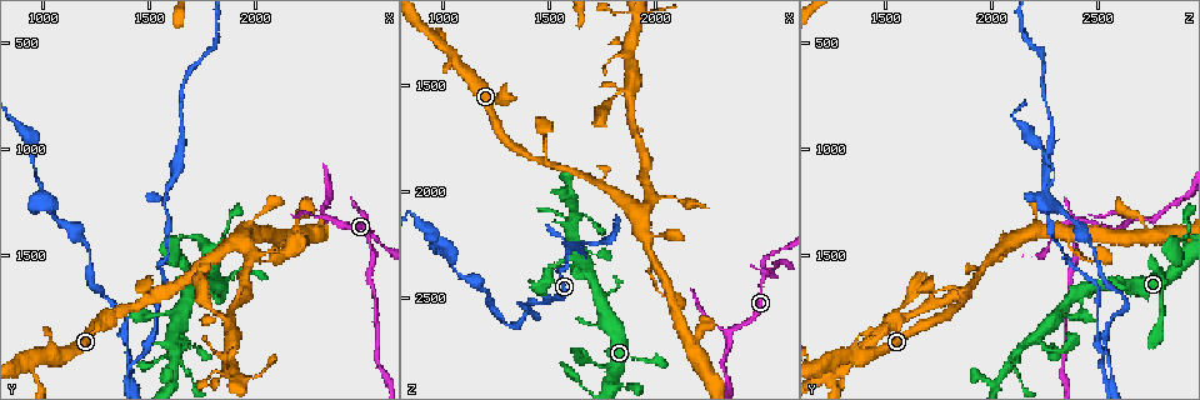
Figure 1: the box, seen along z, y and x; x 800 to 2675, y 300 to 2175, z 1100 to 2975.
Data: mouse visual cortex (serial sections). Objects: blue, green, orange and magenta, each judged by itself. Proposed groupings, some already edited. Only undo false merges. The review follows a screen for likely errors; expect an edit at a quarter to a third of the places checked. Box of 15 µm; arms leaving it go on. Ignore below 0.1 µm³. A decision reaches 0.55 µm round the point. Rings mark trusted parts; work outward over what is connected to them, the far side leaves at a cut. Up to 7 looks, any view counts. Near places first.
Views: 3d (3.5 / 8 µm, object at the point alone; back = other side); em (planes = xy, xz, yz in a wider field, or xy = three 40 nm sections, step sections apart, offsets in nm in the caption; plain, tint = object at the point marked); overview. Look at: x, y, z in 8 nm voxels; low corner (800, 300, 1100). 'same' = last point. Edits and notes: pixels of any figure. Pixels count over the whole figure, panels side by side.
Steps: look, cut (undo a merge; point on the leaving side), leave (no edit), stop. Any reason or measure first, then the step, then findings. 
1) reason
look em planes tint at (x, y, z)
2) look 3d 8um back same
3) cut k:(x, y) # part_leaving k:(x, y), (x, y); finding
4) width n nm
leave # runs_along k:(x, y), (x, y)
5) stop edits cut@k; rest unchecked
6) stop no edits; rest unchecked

three arms meet
look 3d 3.5um at (2500, 1340, 2390)

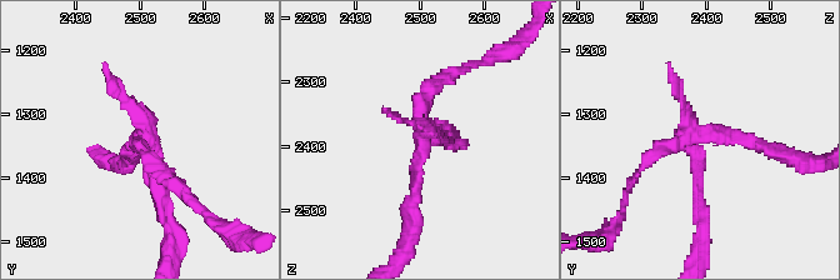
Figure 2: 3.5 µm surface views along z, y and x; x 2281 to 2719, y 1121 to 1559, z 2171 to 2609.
now the EM
look em planes tint at (2510, 1340, 2385)

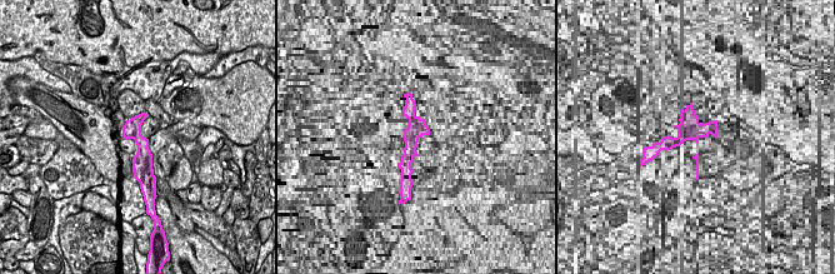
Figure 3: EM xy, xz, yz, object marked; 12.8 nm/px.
cut 2:(155, 189) # part_leaving 2:(695, 148), (701, 259); a second cell is stuck on

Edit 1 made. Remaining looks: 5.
look overview

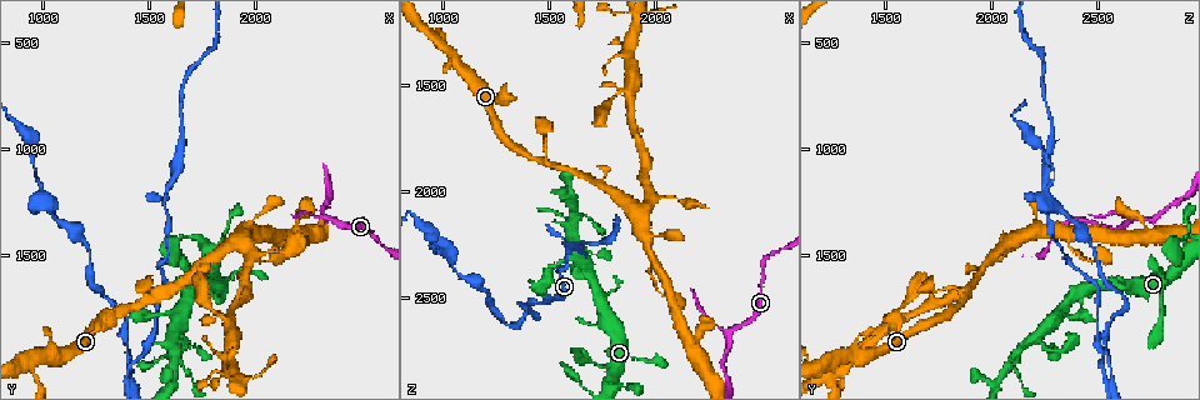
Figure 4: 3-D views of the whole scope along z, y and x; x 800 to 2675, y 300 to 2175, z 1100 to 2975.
branch point
look 3d 3.5um at (1410, 2110, 2540)

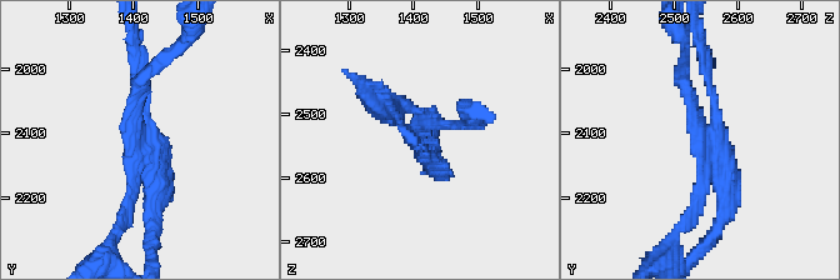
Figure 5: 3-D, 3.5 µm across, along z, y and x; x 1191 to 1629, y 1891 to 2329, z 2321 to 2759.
arms 3; arm_widths 100, 200, 250 nm; need the tissue
look em xy step 1 tint at (1405, 2095, 2545)

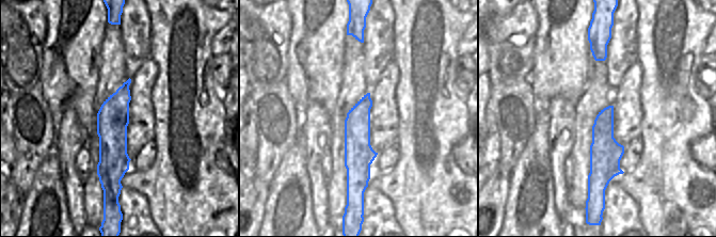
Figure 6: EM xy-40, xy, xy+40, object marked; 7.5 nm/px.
cut 5:(723, 215) # part_leaving 5:(710, 131), (714, 96), (698, 35); two cells meet here

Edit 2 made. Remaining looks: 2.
three arms meet
look 3d 3.5um back at (1620, 1980, 2100)

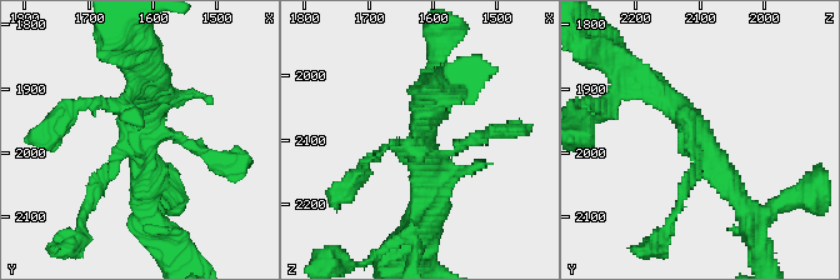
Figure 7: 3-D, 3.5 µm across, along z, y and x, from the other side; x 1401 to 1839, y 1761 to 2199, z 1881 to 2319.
need the tissue
look em xy step 5 tint at (1620, 1980, 2110)

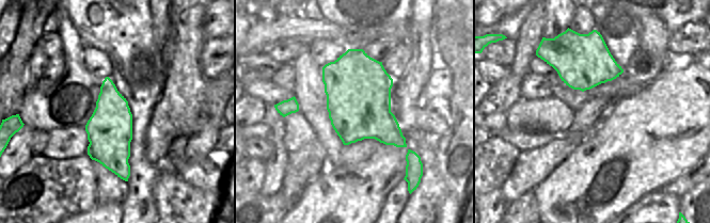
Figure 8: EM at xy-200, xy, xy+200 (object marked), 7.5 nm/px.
leave # runs_along 7:(640, 80), (679, 110), (743, 206); one cell here

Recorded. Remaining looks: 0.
stop edits cut@2, cut@5; rest unchecked

